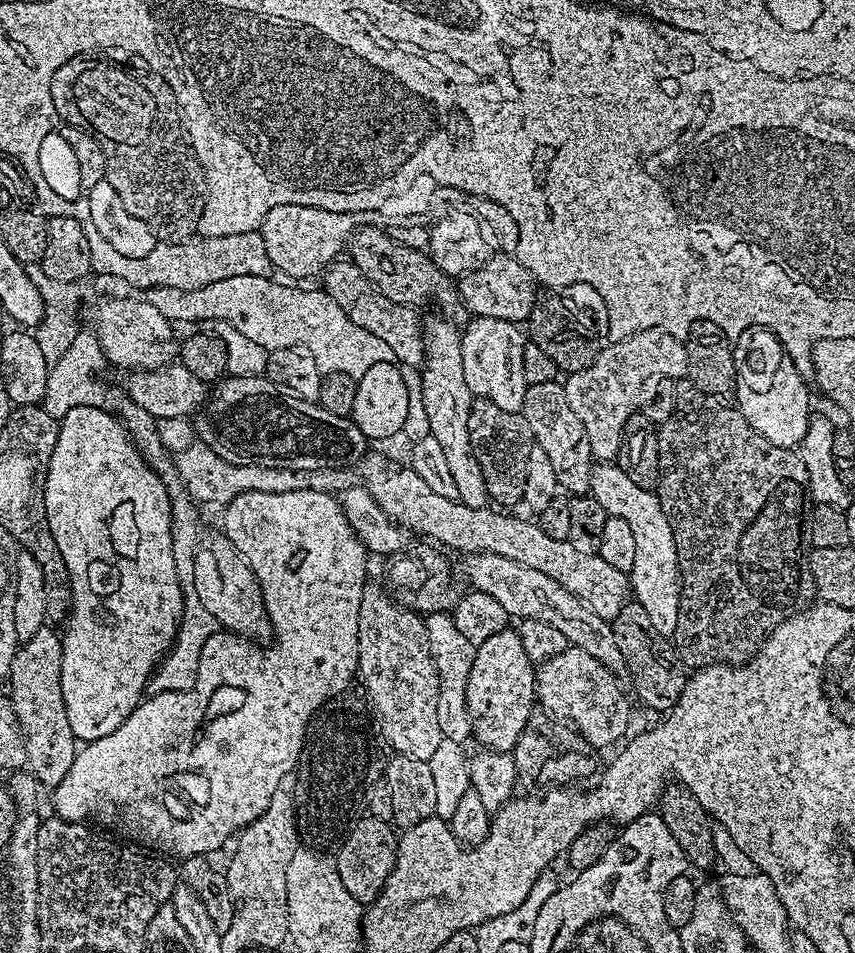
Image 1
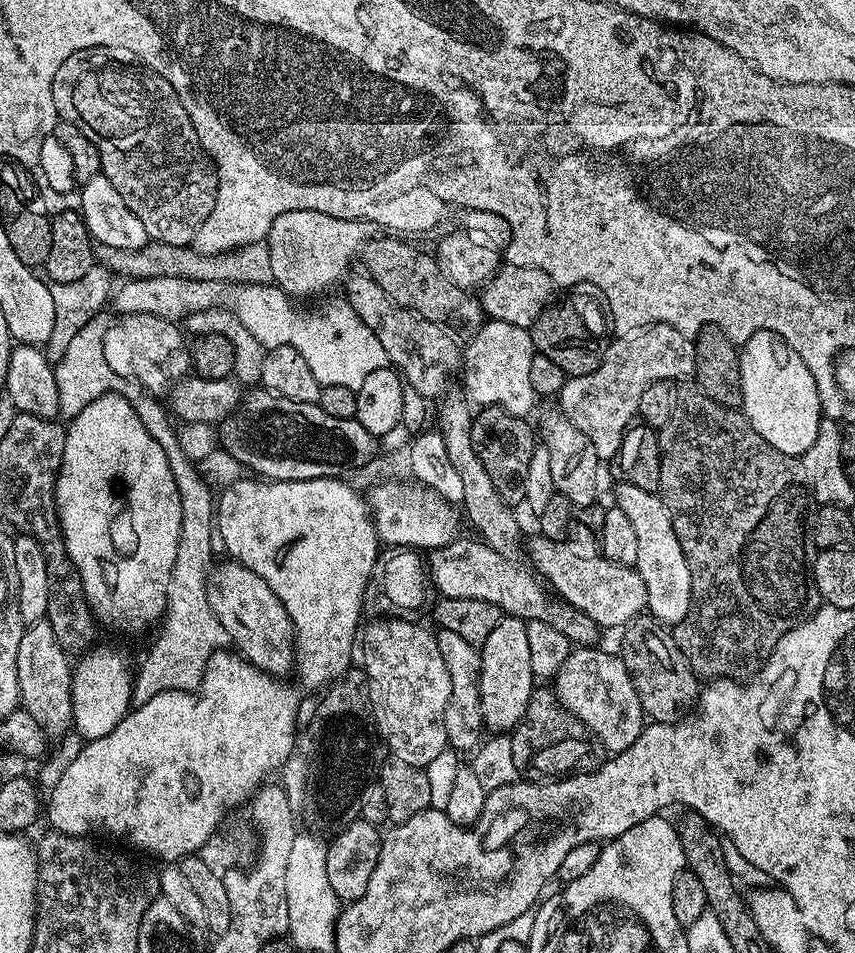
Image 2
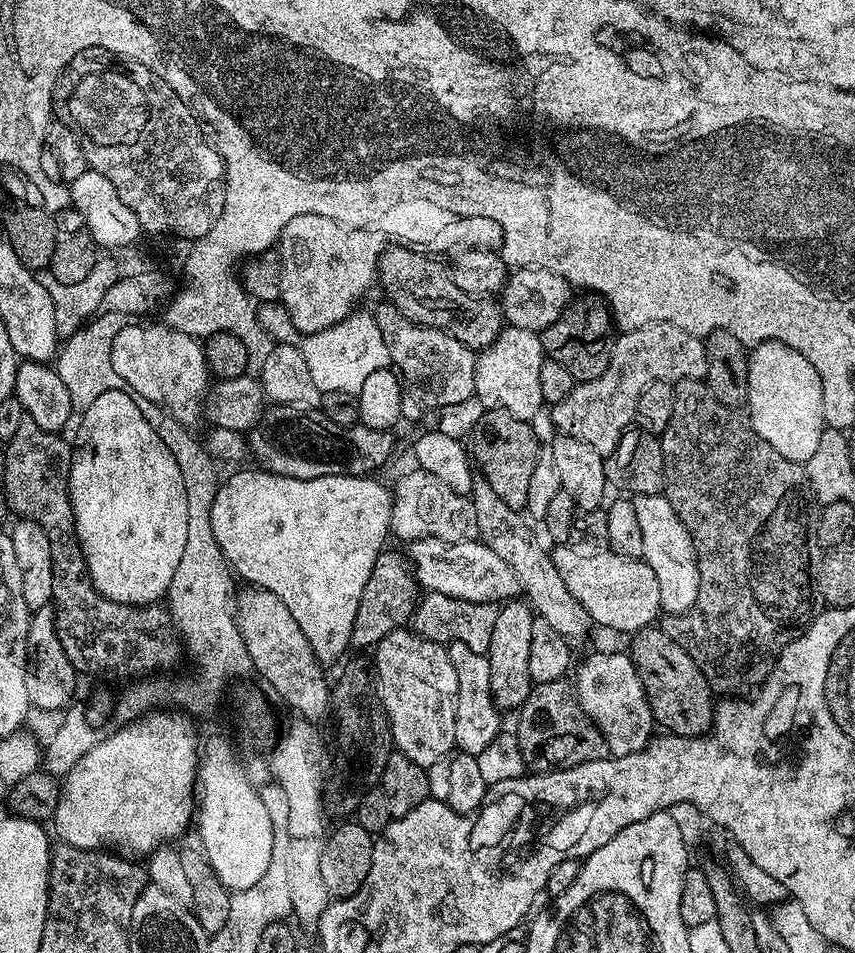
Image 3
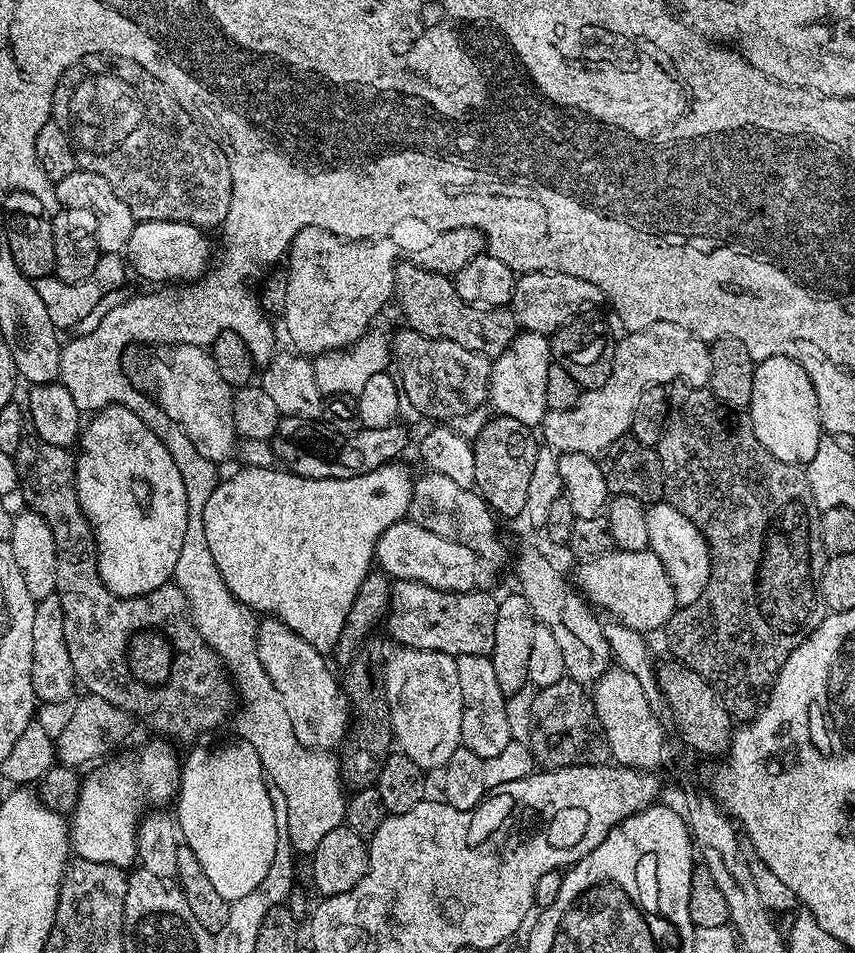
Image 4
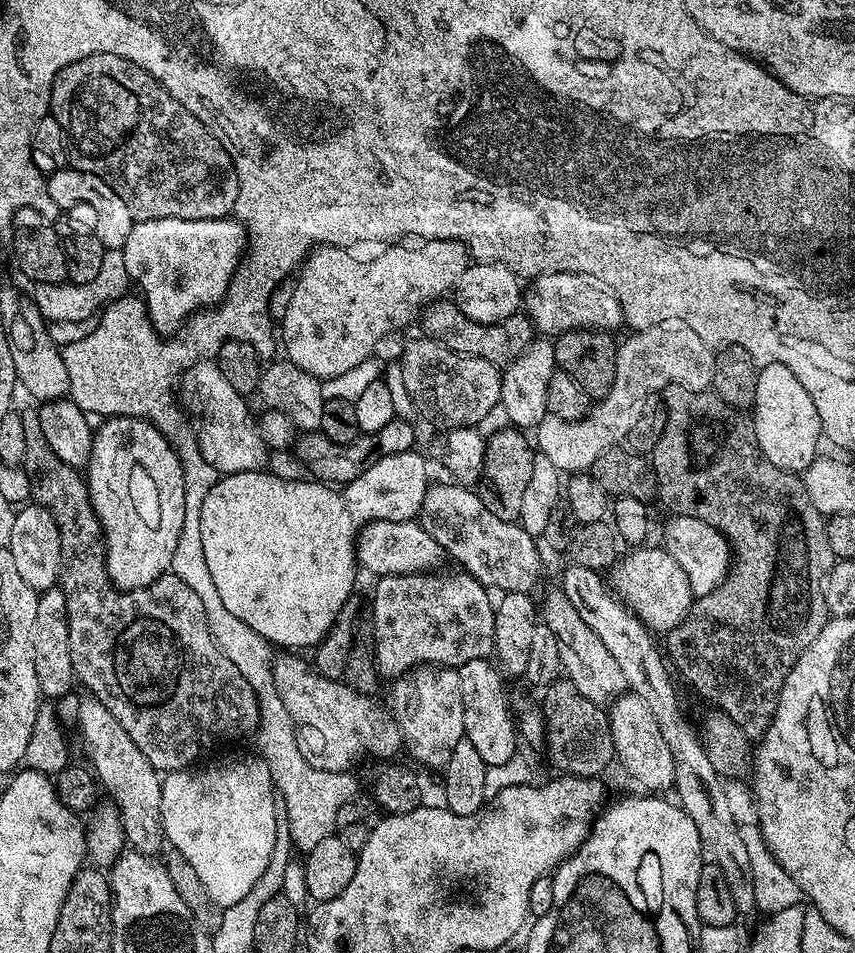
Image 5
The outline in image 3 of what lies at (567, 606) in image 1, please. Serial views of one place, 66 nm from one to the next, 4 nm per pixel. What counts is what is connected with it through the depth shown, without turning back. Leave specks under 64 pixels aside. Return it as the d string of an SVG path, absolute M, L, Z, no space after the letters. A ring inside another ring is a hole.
M433 536L411 541L407 545L411 575L421 584L424 592L446 594L450 598L462 598L466 602L486 602L499 605L501 602L515 600L522 589L516 580L514 570L490 546L479 539L459 540L448 544Z

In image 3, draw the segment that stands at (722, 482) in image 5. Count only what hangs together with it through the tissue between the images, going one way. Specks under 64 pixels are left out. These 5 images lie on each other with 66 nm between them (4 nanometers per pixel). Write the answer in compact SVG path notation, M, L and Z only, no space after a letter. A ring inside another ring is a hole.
M685 378L675 385L672 413L658 436L664 459L662 494L692 537L700 571L694 606L677 616L668 616L666 631L675 644L686 650L713 689L728 698L740 698L759 689L781 650L812 623L814 615L814 572L810 560L808 564L810 532L800 521L804 496L809 495L805 465L782 458L752 429L751 423L740 421L736 415L718 402L701 381L699 384L696 378Z

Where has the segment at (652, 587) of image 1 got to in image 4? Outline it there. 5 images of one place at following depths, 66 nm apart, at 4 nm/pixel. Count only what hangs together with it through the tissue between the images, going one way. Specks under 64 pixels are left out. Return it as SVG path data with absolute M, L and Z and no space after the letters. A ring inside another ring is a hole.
M657 502L648 508L646 530L650 530L648 547L662 562L662 566L674 586L677 605L683 606L690 602L698 602L702 590L706 590L706 582L710 578L712 569L712 551L708 549L707 538L700 533L698 526L694 526L694 522L690 522L686 518L686 514L682 514L674 505L667 502Z

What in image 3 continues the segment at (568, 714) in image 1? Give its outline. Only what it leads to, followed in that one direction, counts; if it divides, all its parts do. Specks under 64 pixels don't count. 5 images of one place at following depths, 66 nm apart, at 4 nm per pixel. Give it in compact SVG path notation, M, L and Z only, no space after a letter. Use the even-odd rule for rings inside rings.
M592 652L574 668L574 695L582 711L596 724L612 756L629 756L648 745L654 735L654 721L642 682L631 655L620 652Z

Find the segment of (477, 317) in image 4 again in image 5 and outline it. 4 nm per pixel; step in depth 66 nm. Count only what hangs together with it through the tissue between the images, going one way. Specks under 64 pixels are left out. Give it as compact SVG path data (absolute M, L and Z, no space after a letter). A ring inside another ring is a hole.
M436 298L423 309L425 337L438 340L450 350L463 356L482 358L497 366L513 364L522 353L531 346L534 339L534 329L527 315L517 314L502 322L479 324L474 318L466 318L455 302L448 298Z

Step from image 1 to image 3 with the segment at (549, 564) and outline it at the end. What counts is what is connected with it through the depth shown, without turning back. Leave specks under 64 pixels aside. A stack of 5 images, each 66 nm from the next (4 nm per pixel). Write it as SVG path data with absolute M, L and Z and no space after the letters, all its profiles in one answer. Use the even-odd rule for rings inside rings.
M571 546L553 547L551 553L558 578L562 578L566 590L584 607L593 625L635 634L649 627L656 615L661 615L658 578L654 578L654 570L643 559L611 550L581 552Z

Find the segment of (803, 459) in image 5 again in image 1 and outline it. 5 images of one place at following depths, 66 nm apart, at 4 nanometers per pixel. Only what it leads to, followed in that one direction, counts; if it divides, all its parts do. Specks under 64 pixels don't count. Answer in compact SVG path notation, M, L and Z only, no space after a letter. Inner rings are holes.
M747 328L741 336L735 337L732 353L736 363L734 400L746 422L750 422L766 442L795 449L806 434L810 415L805 373L788 357L788 351L780 344L780 337L769 328Z

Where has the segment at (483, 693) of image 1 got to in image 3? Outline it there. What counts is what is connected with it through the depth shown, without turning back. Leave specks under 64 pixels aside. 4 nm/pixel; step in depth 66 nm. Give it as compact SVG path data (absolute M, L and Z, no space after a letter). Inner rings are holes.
M523 599L501 603L498 619L494 621L494 635L486 654L490 662L490 694L501 710L519 709L533 688L530 678L530 630L534 630L534 613Z

